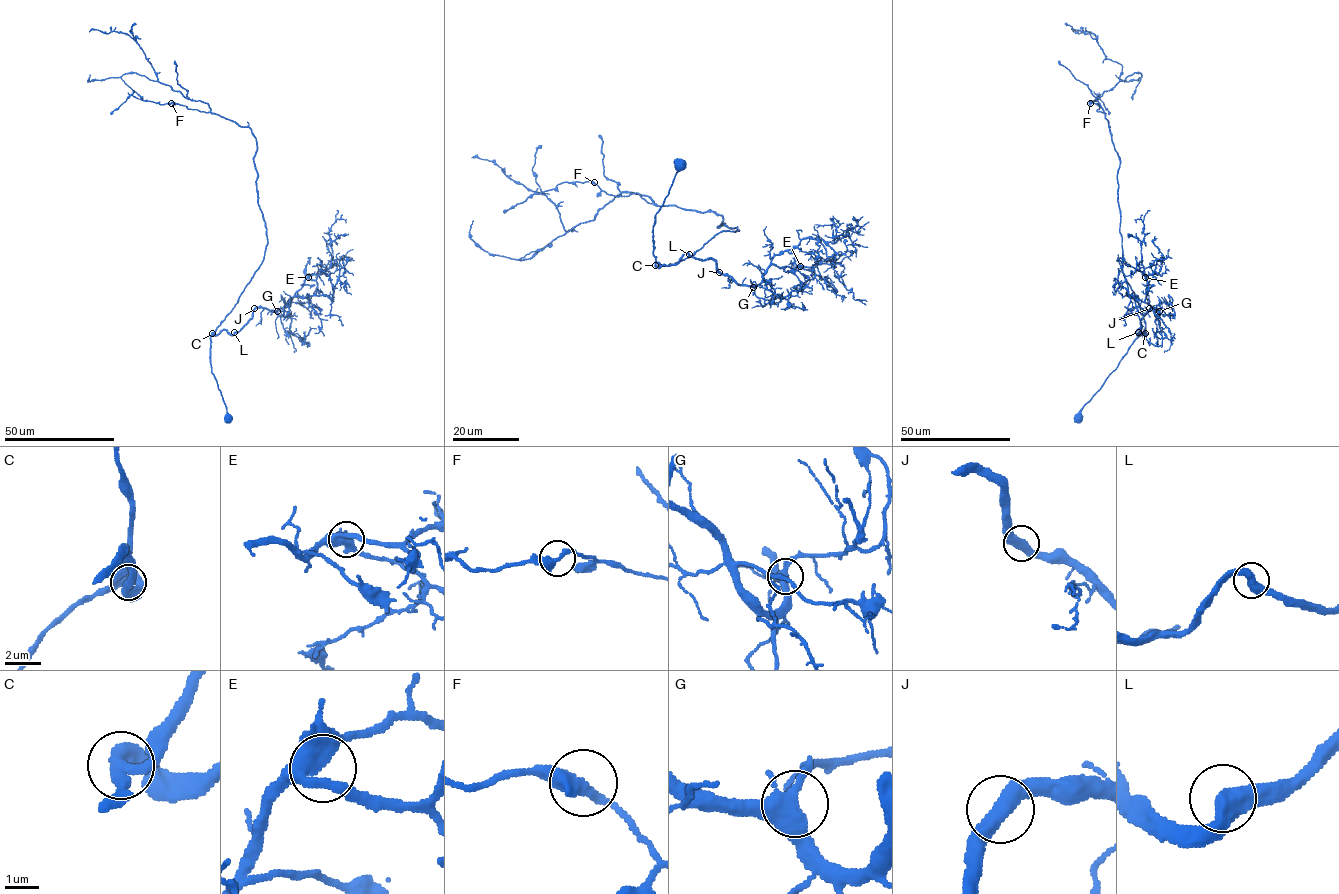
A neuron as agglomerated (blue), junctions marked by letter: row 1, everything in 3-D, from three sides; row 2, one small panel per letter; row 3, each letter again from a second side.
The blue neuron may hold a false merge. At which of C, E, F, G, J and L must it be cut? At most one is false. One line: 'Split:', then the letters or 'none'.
Split: none

